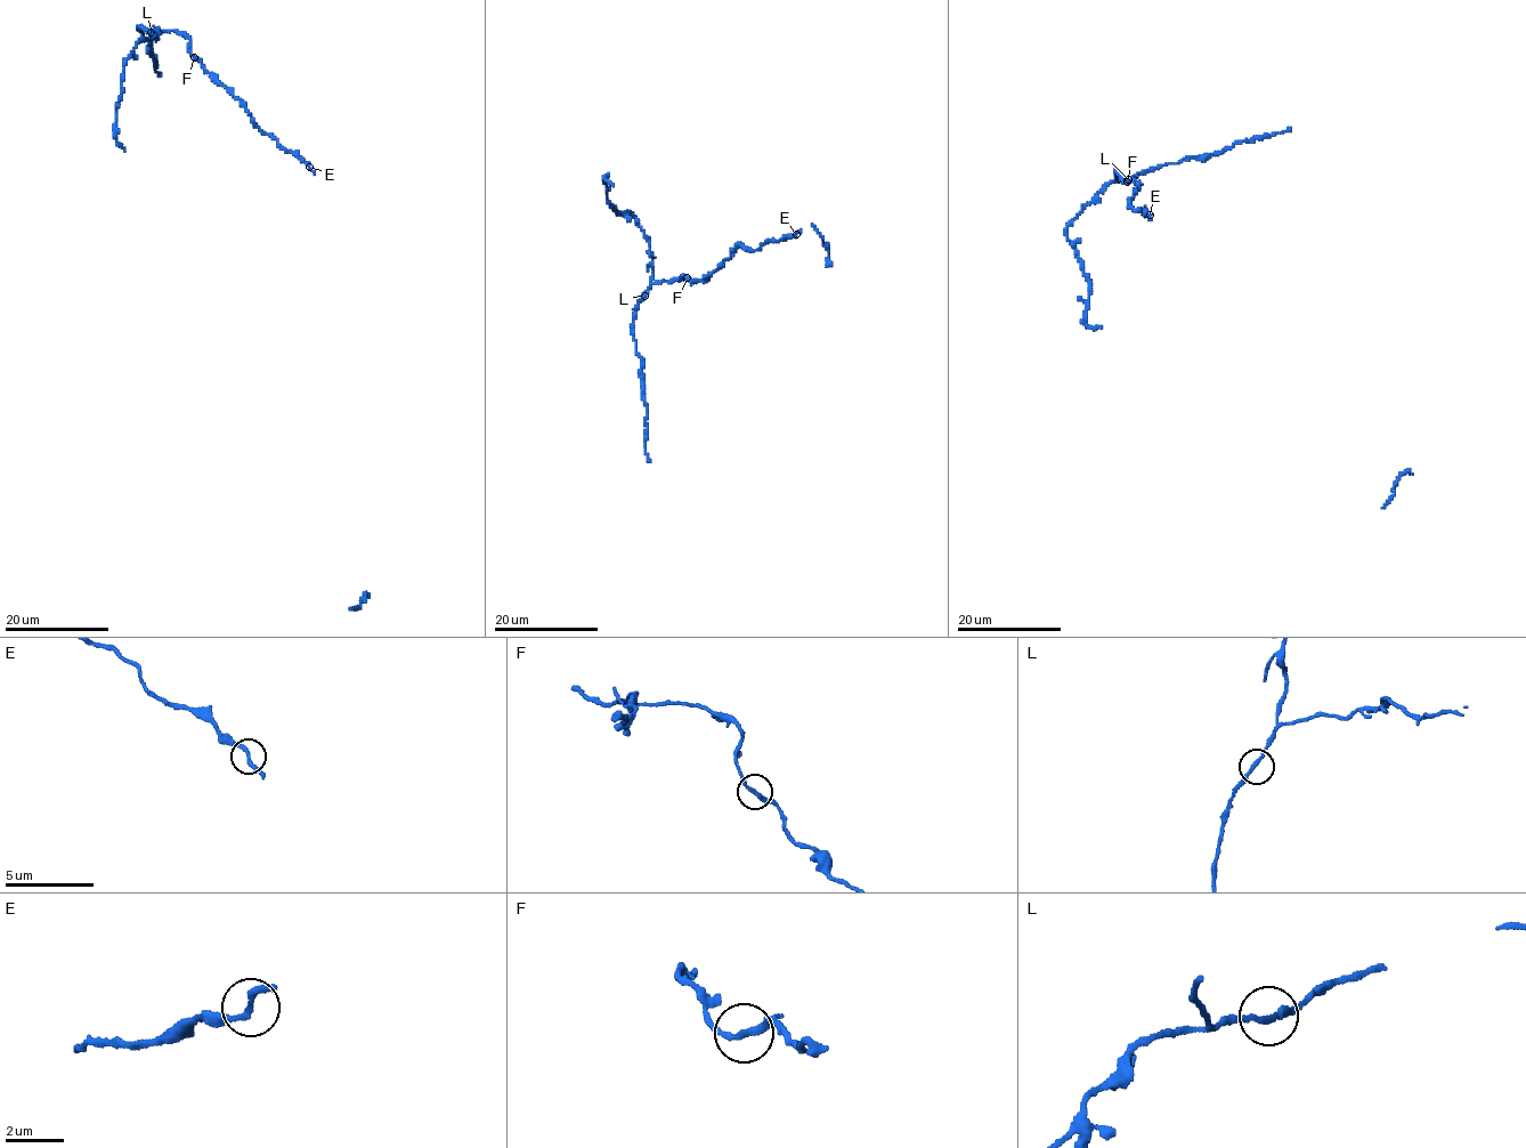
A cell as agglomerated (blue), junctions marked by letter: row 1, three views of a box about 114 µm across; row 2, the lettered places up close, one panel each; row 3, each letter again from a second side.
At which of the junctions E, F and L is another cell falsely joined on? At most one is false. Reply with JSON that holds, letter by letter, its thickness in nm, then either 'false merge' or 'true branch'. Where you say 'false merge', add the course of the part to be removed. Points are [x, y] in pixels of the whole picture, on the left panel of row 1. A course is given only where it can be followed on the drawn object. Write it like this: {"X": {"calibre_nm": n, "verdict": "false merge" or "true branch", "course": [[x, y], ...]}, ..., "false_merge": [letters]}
{"E": {"calibre_nm": 190, "verdict": "true branch"}, "F": {"calibre_nm": 200, "verdict": "true branch"}, "L": {"calibre_nm": 190, "verdict": "true branch"}, "false_merge": []}

